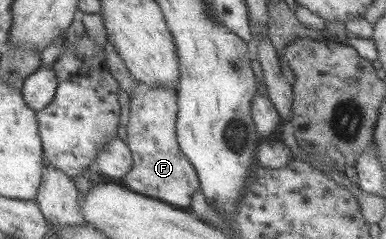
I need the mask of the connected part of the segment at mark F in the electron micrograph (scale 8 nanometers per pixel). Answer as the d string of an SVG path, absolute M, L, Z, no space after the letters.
M136 82L134 91L130 93L131 113L127 126L134 166L123 181L133 192L187 210L200 185L196 169L184 156L177 141L177 100L178 94L174 89L150 88Z

